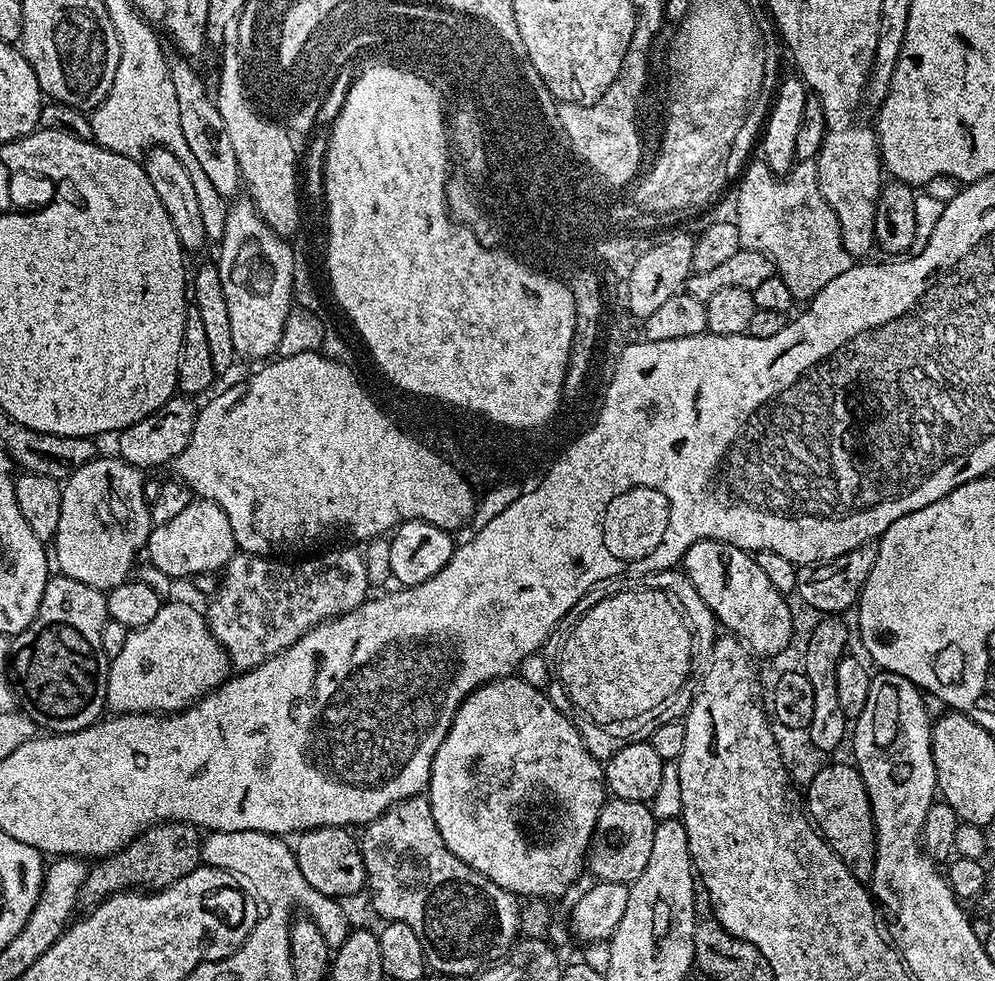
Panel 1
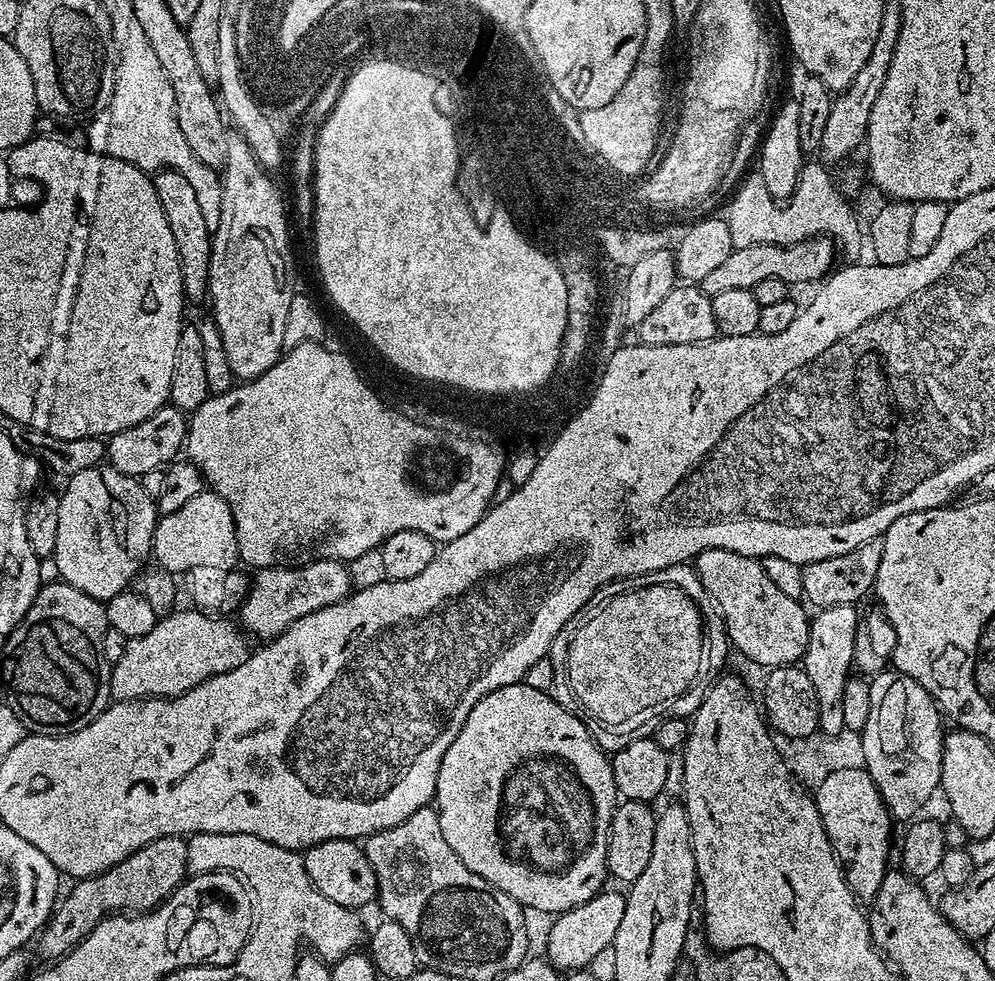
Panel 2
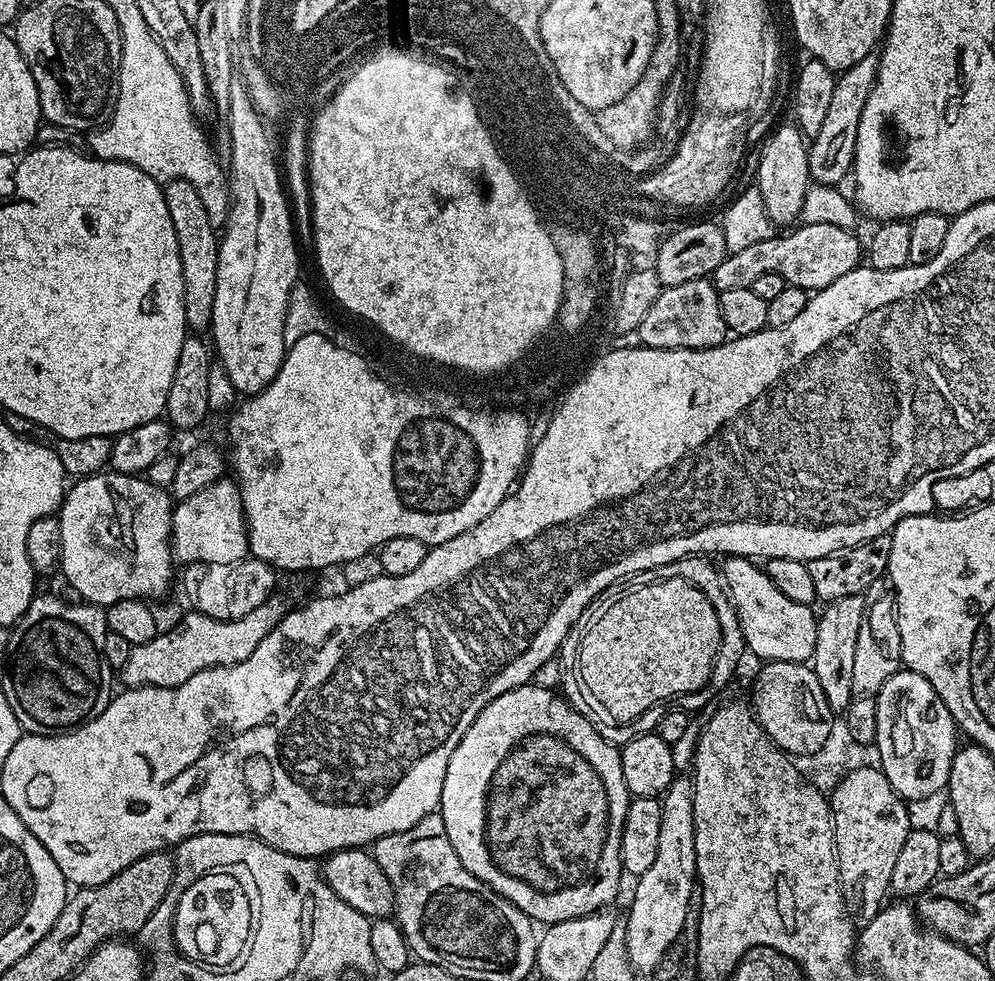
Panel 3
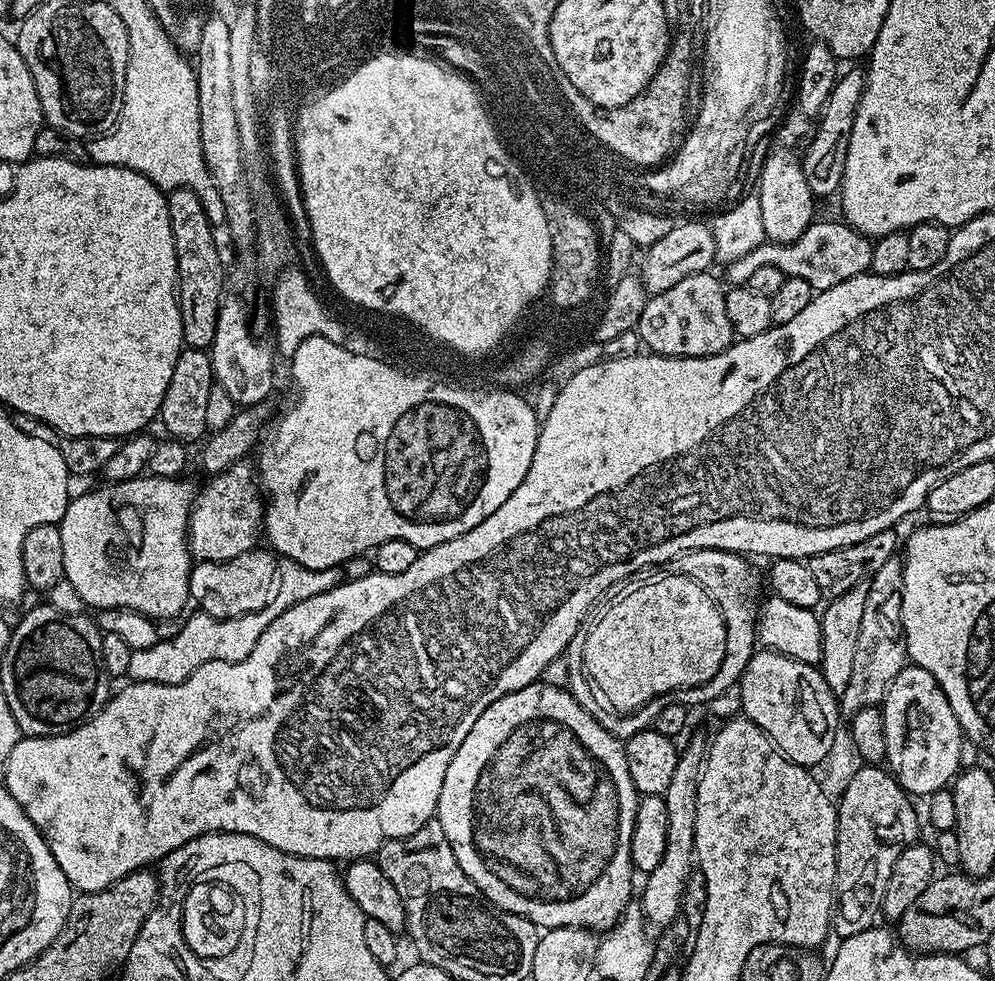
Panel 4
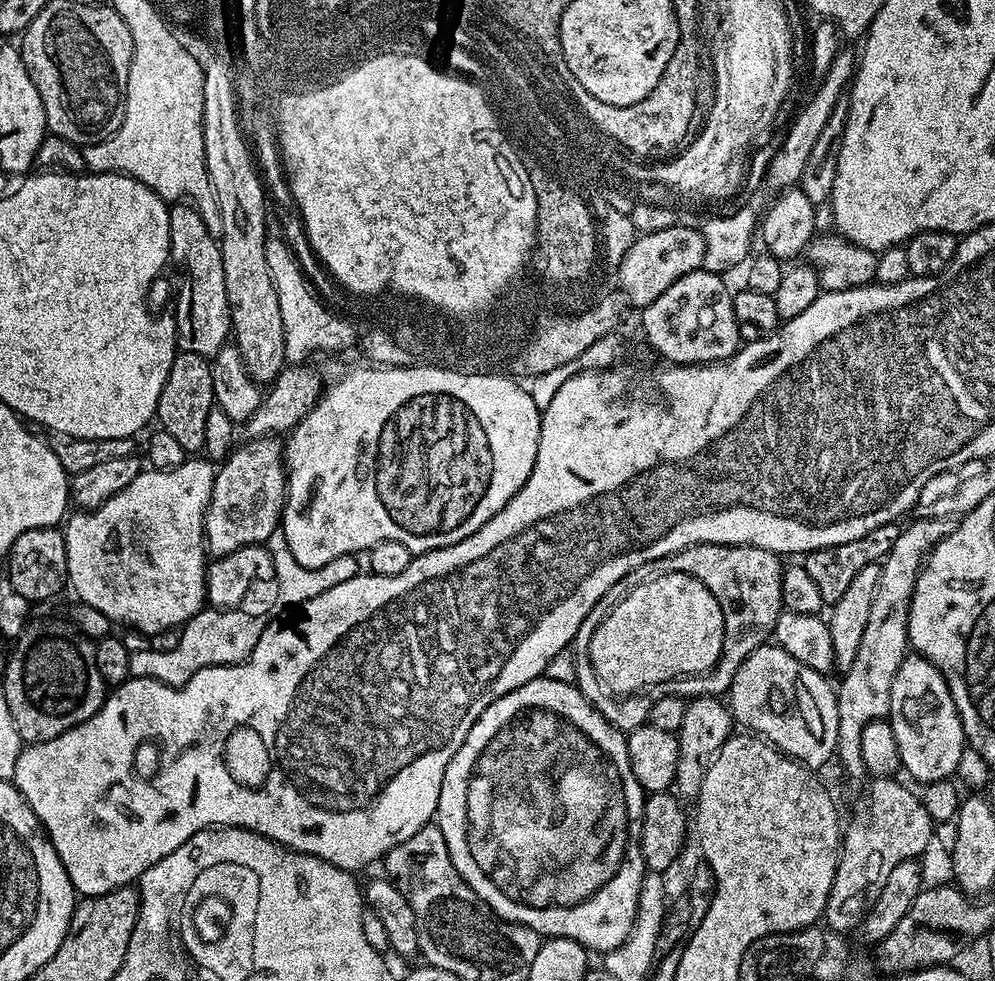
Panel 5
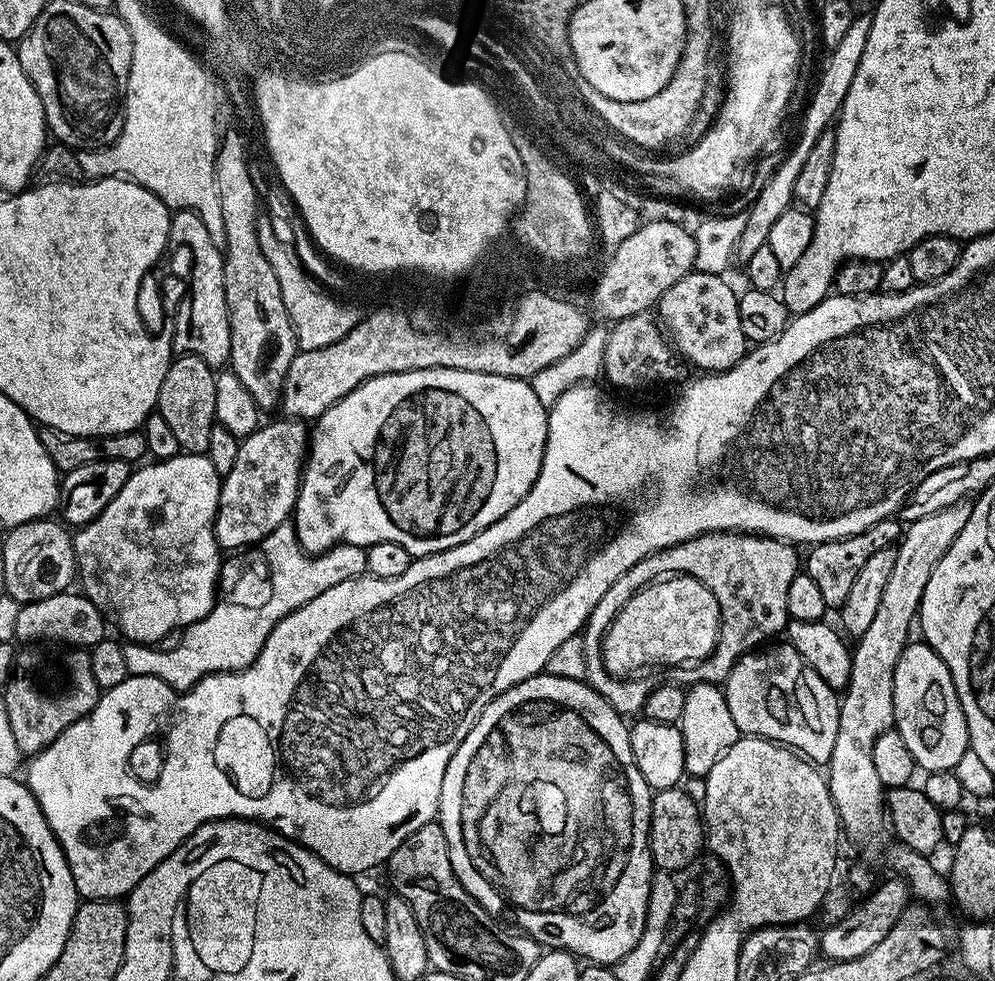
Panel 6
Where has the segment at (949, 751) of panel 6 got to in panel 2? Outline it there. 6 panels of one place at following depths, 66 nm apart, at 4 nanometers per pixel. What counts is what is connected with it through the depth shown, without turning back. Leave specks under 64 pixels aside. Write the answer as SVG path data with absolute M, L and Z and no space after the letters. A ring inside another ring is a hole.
M895 670L877 672L870 680L870 718L866 718L866 726L860 733L862 747L865 751L864 767L868 769L870 778L878 786L884 799L884 805L897 821L907 821L915 817L916 812L932 795L937 795L940 788L940 771L942 770L942 754L944 753L944 737L946 728L940 725L942 713L930 693L914 678Z

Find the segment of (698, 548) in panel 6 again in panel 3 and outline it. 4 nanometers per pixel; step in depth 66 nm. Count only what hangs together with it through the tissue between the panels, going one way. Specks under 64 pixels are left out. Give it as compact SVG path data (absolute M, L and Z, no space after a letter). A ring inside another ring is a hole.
M704 554L695 556L683 556L681 560L675 560L669 564L658 566L654 570L654 576L657 580L664 579L684 579L688 583L692 583L709 599L713 604L714 610L717 612L718 626L721 628L720 646L716 652L716 658L713 662L712 672L709 674L707 682L698 690L692 690L689 693L682 693L678 696L678 706L686 713L694 713L702 706L713 703L717 698L716 695L727 686L732 680L732 675L736 672L736 667L740 664L740 655L745 655L744 635L740 629L740 623L736 617L736 612L732 608L732 602L728 599L725 589L722 587L722 576L716 568L711 564L709 557Z

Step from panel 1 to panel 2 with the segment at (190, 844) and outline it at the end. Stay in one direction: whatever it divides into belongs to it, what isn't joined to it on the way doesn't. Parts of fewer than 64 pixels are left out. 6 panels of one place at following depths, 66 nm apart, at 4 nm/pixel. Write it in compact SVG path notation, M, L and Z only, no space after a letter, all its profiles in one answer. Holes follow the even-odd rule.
M167 836L142 846L142 850L102 874L77 879L68 897L57 903L46 929L39 935L41 954L45 961L55 962L85 940L105 916L139 914L159 908L188 875L188 840L182 836Z

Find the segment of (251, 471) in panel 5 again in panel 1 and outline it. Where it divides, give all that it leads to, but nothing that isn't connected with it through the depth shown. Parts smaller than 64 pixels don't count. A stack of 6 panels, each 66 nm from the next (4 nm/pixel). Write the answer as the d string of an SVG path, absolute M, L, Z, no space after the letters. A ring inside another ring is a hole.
M196 498L186 506L186 510L170 518L170 522L153 527L146 545L146 560L170 577L196 578L201 574L219 573L237 552L238 542L230 518L226 518L226 510L214 502Z

